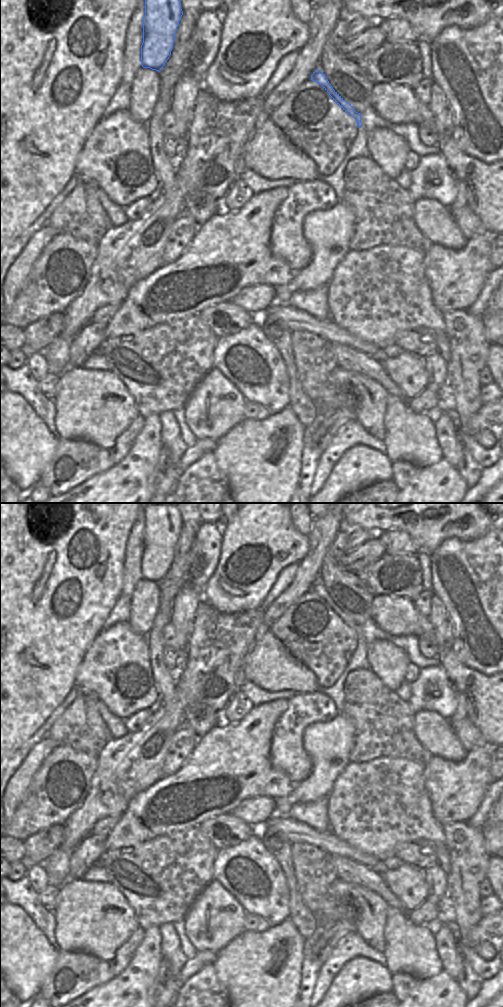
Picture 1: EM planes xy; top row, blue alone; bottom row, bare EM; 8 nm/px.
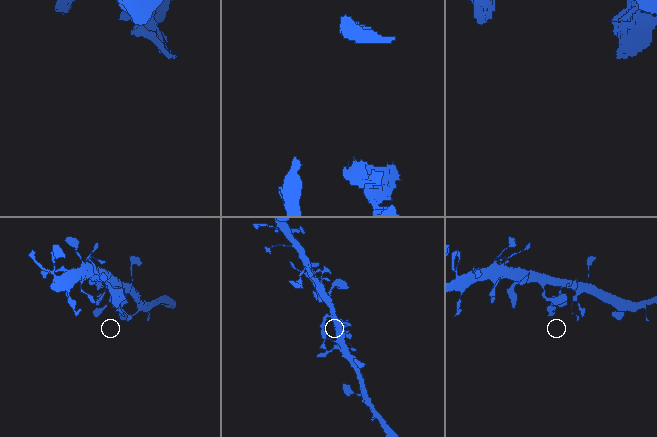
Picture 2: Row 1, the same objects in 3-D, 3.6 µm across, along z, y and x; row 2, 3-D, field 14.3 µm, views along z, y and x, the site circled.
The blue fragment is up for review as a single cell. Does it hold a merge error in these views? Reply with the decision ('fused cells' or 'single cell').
single cell

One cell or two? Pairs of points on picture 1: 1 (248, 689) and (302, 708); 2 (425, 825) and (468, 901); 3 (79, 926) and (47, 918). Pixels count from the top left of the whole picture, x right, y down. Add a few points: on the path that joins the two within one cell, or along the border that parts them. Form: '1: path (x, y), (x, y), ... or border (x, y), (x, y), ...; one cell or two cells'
1: border (296, 693), (289, 700); two cells
2: border (449, 847), (450, 872), (447, 876); two cells
3: border (52, 912), (54, 915), (55, 941), (57, 943); two cells

